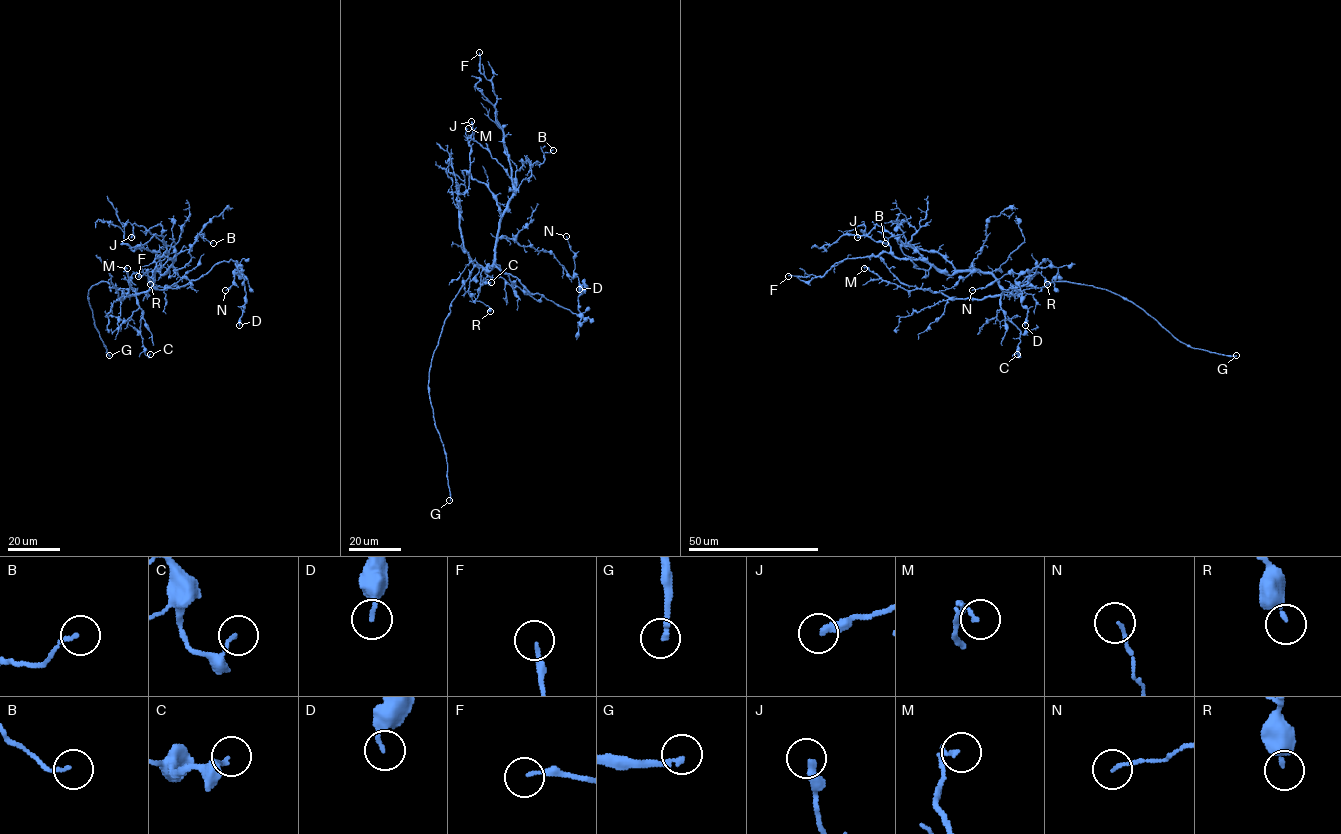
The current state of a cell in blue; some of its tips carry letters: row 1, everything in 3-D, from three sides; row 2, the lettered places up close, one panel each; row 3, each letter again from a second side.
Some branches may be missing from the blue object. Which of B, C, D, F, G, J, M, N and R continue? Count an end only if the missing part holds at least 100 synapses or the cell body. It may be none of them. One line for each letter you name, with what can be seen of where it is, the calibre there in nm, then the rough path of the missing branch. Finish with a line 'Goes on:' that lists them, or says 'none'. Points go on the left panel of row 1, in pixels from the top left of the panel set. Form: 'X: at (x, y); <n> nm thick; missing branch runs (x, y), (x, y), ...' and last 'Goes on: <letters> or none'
G: at (109, 355); 200 nm thick
Goes on: G

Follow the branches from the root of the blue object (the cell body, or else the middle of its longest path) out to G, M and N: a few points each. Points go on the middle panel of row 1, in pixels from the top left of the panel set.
G: (471, 270), (470, 276), (451, 303), (429, 372), (429, 398), (434, 426), (446, 456), (449, 500)
M: (471, 270), (473, 263), (464, 247), (457, 205), (457, 196), (468, 186), (468, 128)
N: (471, 270), (497, 266), (531, 293), (578, 316), (581, 289), (566, 236)

